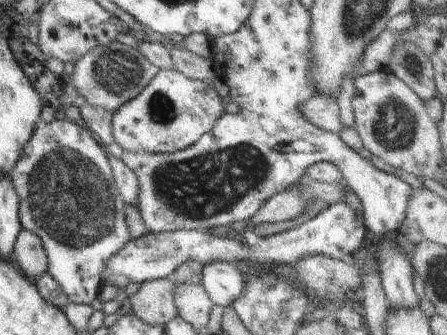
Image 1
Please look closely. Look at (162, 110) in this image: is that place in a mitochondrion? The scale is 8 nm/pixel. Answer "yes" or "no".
yes

